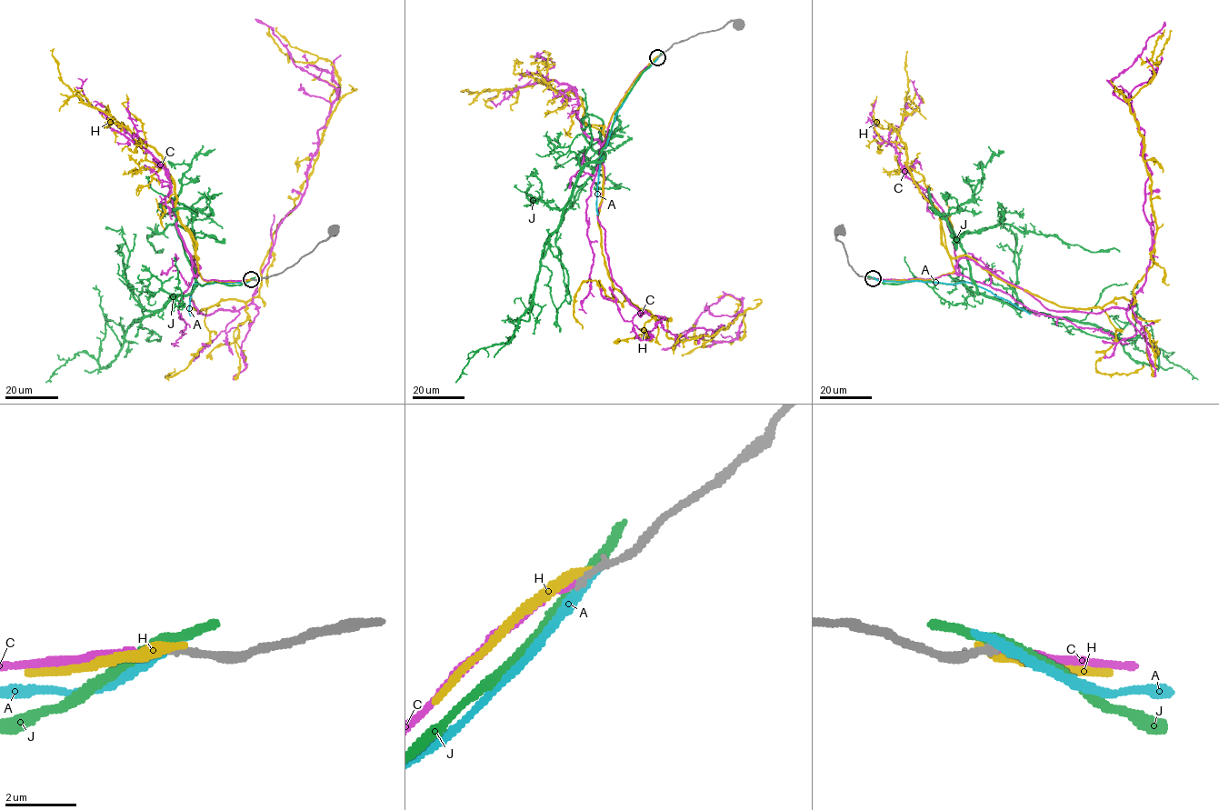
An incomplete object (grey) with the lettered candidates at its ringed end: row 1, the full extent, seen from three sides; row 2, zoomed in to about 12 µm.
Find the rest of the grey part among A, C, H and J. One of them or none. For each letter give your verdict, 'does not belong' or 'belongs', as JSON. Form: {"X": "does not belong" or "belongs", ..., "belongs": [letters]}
{"A": "does not belong", "C": "belongs", "H": "does not belong", "J": "does not belong", "belongs": ["C"]}

